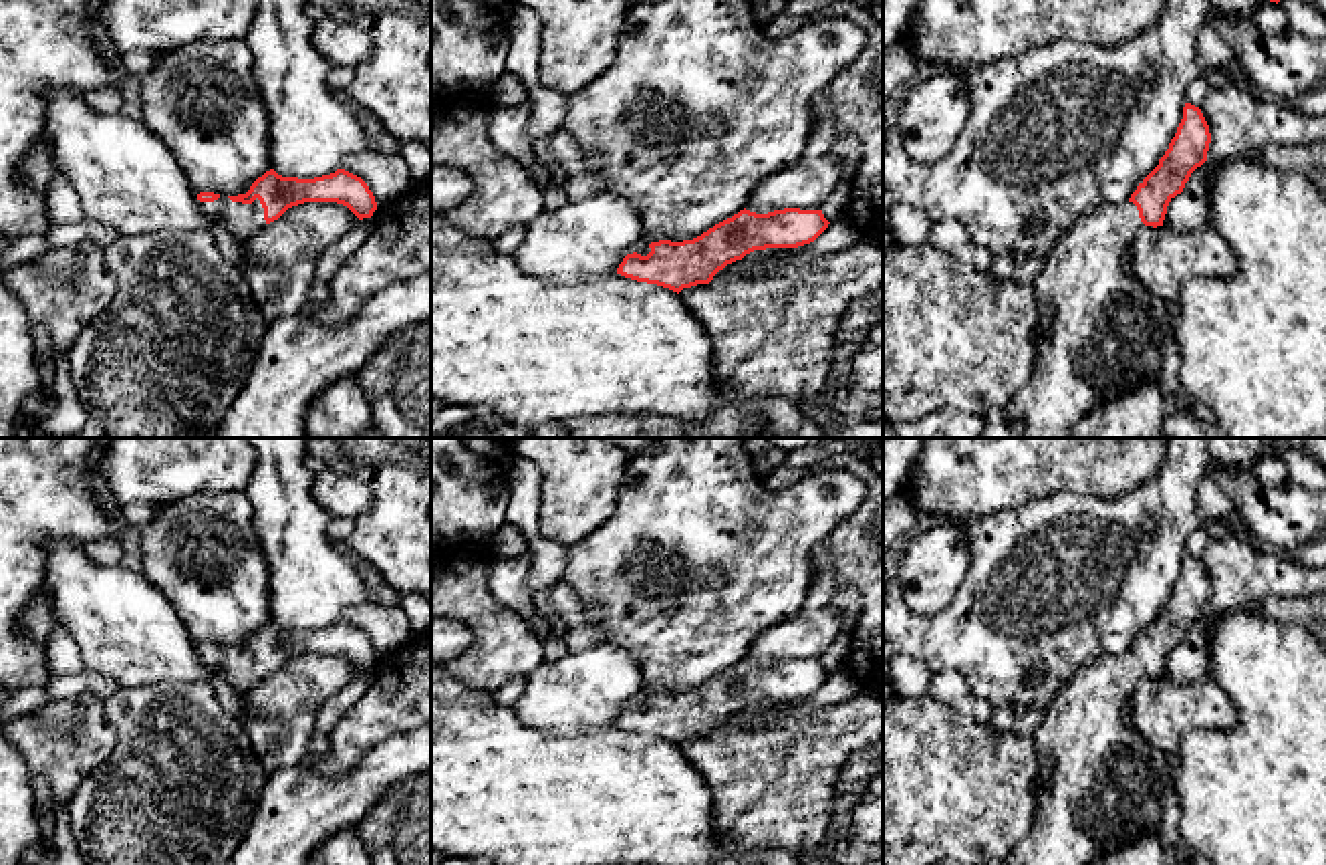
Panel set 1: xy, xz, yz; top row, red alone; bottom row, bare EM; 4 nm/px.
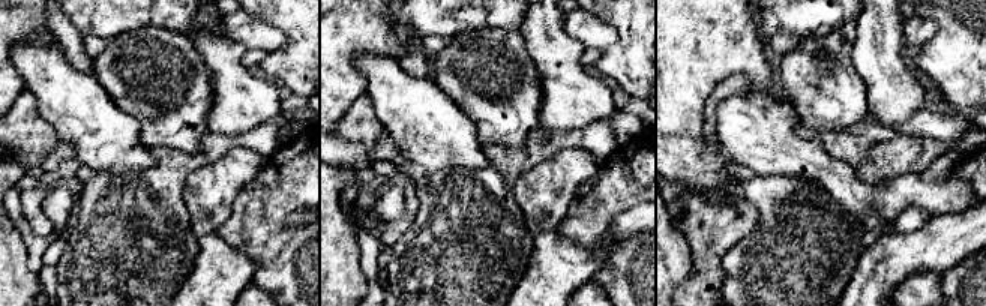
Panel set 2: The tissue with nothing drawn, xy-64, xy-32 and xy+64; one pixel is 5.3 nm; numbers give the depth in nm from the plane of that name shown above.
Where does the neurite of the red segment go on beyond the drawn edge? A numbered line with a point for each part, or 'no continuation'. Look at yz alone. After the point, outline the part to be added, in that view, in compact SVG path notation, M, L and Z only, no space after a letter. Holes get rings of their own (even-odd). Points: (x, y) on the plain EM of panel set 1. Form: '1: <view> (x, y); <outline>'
1: yz (1099, 787); M1126 651L1088 663L1050 698L1030 734L1040 758L1034 823L1006 855L987 865L1090 865L1145 833L1159 833L1161 792L1173 778L1173 758L1151 746L1122 714L1143 677L1137 657Z

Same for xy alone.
1: xy (242, 672); M220 647L214 653L200 653L200 659L240 692L248 692L266 677L264 659L258 649L252 655L242 655Z

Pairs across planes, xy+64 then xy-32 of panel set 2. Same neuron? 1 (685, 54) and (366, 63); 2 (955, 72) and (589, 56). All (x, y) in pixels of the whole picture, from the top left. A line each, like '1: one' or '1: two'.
1: two
2: two

